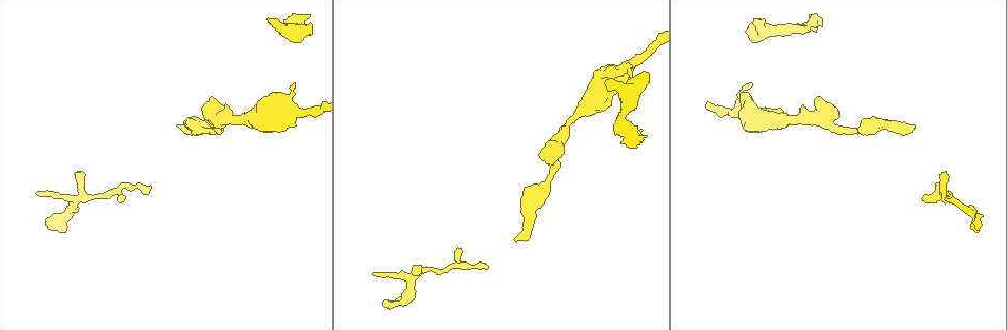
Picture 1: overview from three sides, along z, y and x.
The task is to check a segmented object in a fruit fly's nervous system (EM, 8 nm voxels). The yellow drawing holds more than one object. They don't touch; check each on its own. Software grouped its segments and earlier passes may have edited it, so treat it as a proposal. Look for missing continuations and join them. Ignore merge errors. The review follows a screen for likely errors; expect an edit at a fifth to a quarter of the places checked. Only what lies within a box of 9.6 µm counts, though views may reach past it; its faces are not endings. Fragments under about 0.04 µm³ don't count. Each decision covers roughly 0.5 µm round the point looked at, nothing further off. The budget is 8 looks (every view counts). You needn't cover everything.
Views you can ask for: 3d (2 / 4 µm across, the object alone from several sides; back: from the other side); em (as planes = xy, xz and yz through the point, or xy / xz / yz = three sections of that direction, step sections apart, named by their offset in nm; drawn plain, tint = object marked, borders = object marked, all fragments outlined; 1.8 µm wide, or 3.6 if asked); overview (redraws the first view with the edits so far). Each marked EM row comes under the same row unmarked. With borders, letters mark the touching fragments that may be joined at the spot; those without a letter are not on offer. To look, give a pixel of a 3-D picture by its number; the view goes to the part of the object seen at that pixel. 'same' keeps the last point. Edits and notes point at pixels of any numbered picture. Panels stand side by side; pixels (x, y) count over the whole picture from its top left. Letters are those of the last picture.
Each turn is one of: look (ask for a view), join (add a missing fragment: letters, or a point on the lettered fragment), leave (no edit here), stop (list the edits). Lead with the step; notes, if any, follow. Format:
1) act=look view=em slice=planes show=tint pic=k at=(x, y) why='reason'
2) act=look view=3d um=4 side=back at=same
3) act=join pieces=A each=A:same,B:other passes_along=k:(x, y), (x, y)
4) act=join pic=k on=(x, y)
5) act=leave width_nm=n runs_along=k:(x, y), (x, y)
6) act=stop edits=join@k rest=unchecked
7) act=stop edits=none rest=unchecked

act=look view=em slice=yz step=8 show=borders pic=1 at=(977, 226) why='an open end'

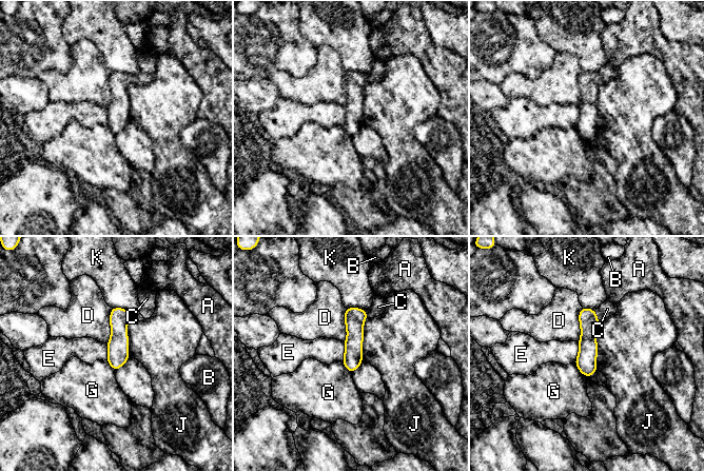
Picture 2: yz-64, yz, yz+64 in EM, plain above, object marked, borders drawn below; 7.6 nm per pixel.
act=look view=em slice=planes show=borders at=same

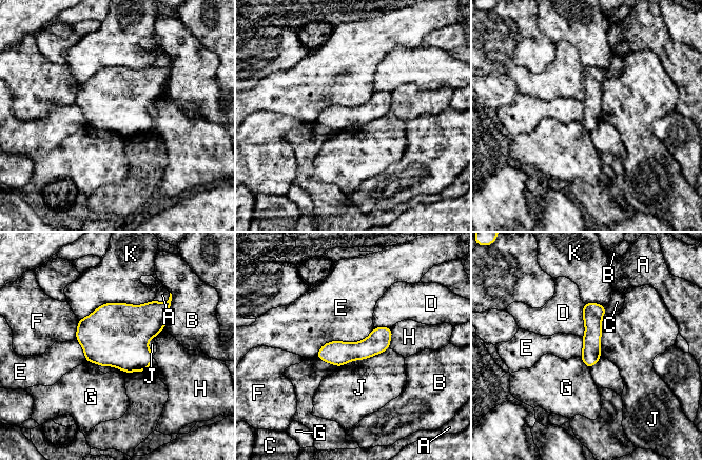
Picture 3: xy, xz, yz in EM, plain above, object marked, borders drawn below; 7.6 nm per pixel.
act=join pieces=C width_nm=150 each=A:other,B:other,C:same,D:other,E:other,F:other,G:other,H:other,J:other,K:other passes_along=3:(592, 313), (604, 310), (617, 302) found='it goes on there'

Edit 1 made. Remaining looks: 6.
act=look view=overview why='see it whole again'

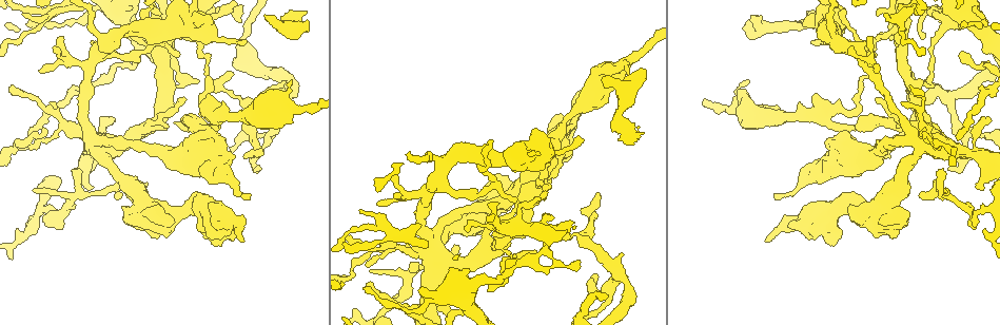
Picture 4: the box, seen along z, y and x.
act=look view=3d um=2 pic=4 at=(958, 138) why='free end'

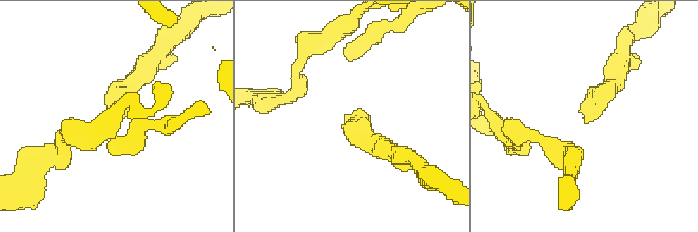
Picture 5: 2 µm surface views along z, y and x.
act=look view=em um=3.6 slice=yz step=4 show=tint pic=5 at=(585, 123)

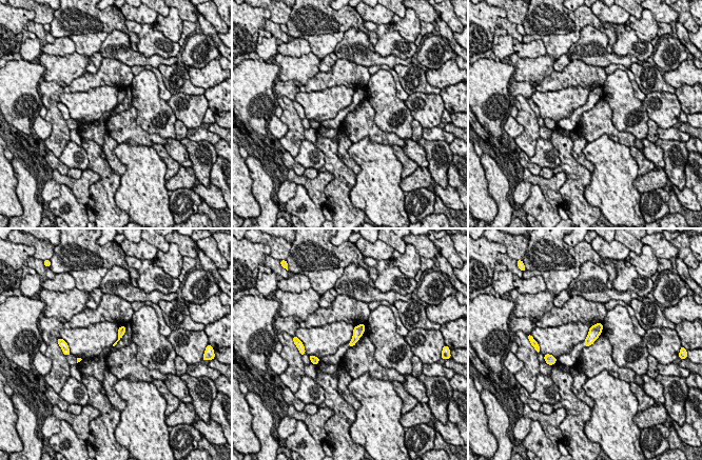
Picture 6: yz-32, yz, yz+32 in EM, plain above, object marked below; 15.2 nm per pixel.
act=look view=em um=3.6 slice=planes show=borders at=same

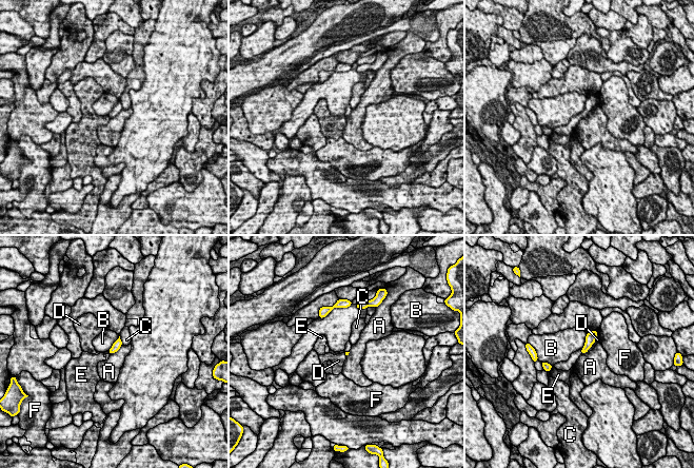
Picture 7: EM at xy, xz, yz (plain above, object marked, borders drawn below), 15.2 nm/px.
act=leave longest_contact=D:360nm each=A:other,B:other,C:other,D:other,E:other,F:other found='none of them fits'

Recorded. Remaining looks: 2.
act=look view=3d um=4 pic=4 at=(82, 9) why='an open end'

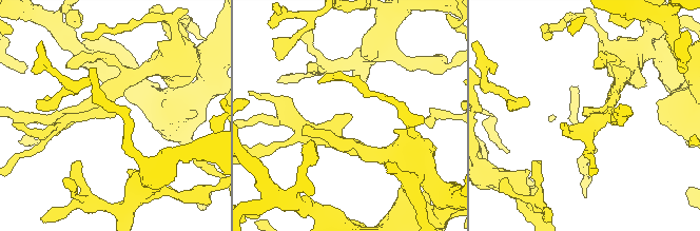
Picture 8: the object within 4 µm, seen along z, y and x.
act=look view=em slice=planes show=borders pic=8 at=(585, 116) why='shape alone is not enough'

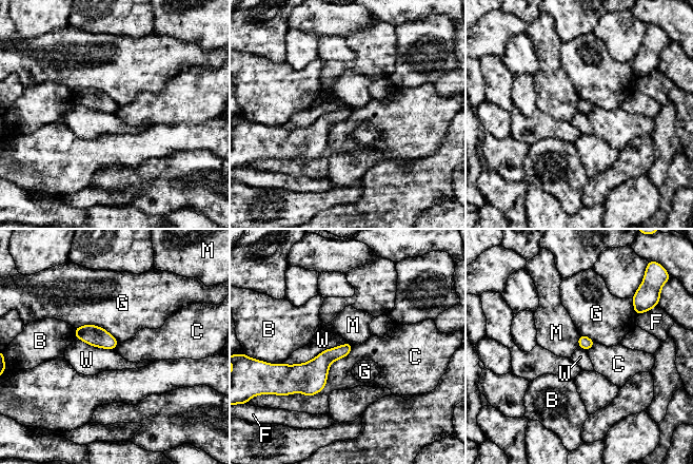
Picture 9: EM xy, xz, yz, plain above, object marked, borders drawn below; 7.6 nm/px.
act=leave width_nm=100 each=B:other,C:other,F:other,G:other,M:other,W:other found='none of them fits'

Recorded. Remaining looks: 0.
act=stop edits=join@3 rest=unchecked

